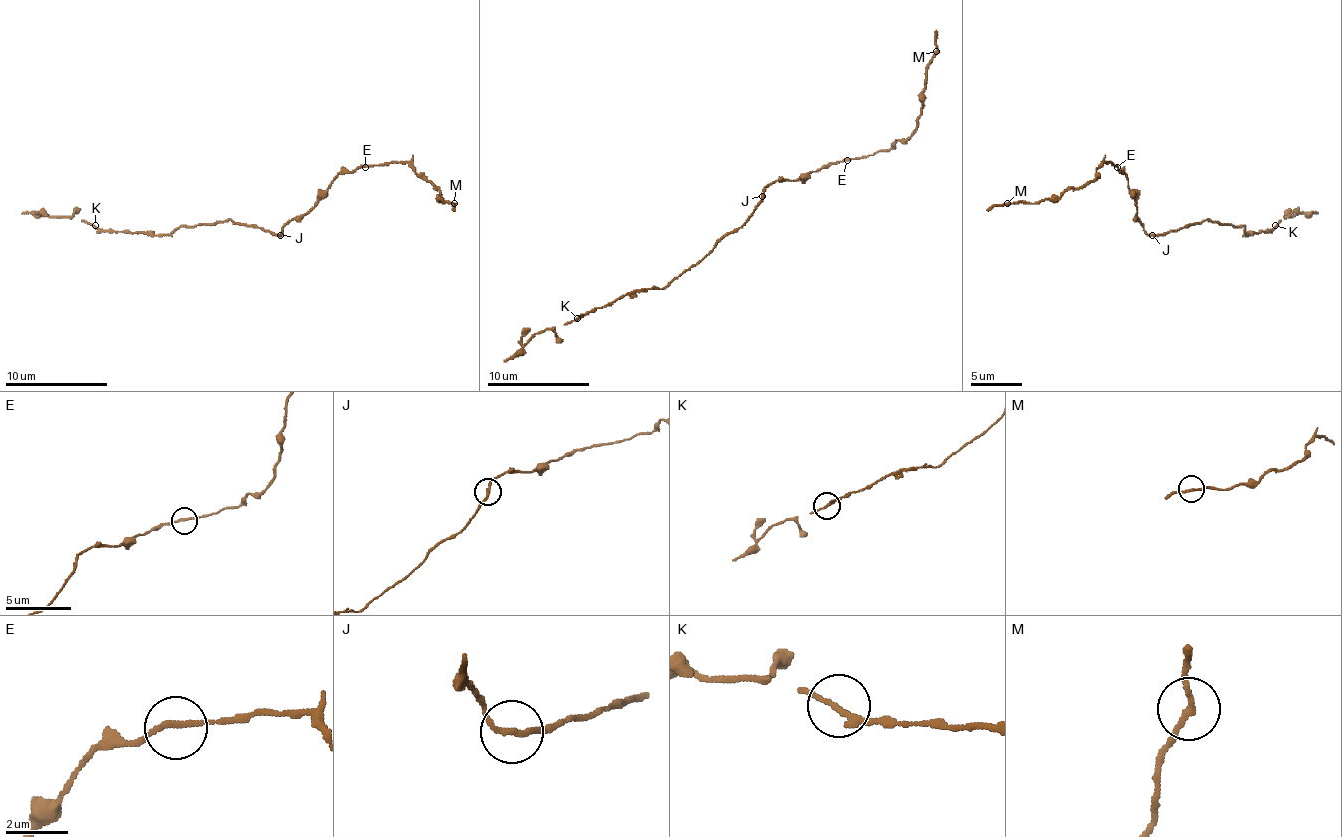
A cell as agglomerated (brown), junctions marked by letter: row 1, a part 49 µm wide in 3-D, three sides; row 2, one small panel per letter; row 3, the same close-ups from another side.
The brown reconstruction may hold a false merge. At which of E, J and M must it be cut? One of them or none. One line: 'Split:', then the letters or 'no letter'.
Split: no letter

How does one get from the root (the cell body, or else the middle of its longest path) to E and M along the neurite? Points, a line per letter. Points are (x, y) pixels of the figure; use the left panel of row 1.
E: (278, 236), (291, 220), (298, 220), (306, 213), (339, 174), (365, 167)
M: (278, 236), (339, 174), (370, 164), (408, 162), (439, 190), (444, 203), (454, 203)

